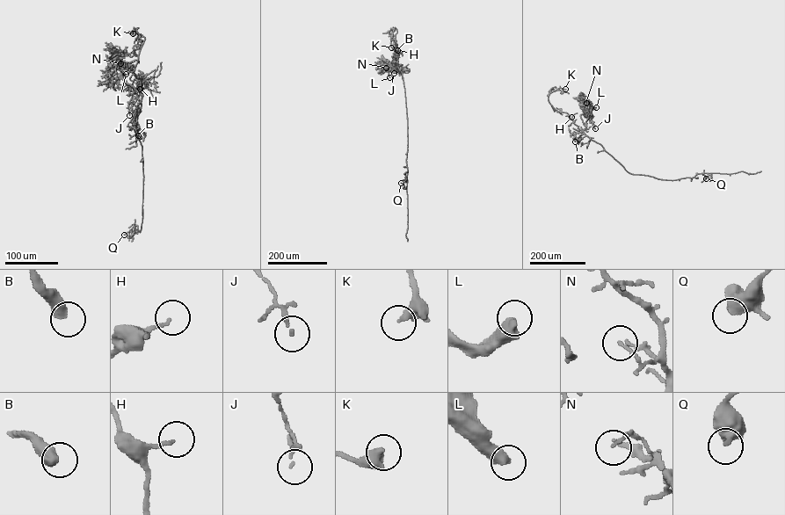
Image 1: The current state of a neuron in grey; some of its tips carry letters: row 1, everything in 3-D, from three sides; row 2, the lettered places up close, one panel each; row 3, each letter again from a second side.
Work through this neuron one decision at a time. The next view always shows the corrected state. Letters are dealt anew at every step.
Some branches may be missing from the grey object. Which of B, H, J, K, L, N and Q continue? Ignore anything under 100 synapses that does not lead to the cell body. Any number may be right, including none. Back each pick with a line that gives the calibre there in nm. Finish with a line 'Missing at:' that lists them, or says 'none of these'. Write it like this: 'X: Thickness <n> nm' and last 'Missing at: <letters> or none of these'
L: Thickness 500 nm
Missing at: L

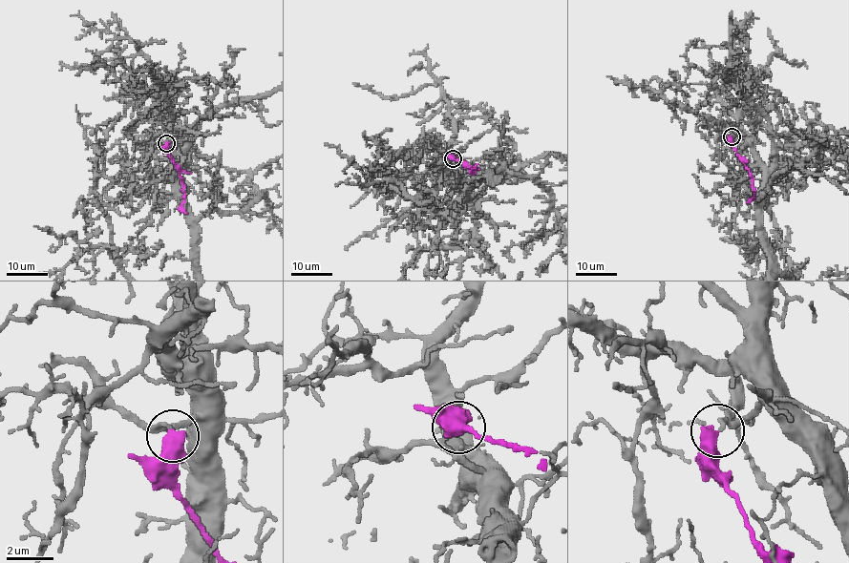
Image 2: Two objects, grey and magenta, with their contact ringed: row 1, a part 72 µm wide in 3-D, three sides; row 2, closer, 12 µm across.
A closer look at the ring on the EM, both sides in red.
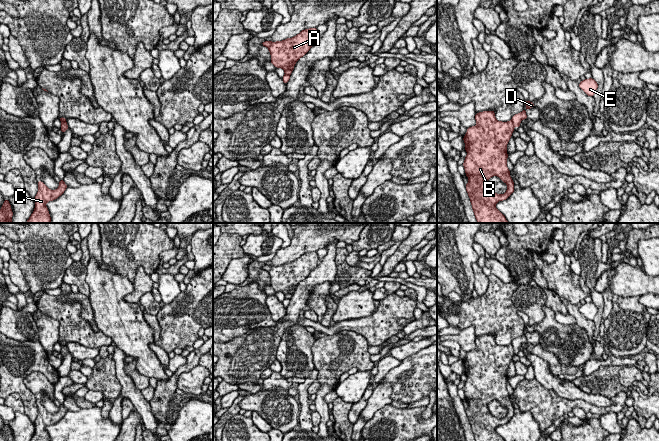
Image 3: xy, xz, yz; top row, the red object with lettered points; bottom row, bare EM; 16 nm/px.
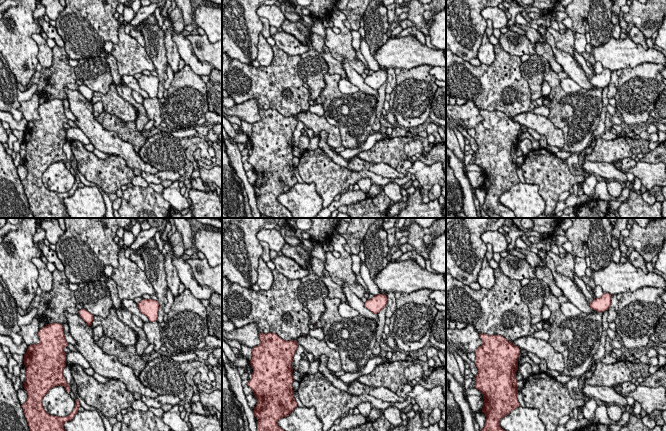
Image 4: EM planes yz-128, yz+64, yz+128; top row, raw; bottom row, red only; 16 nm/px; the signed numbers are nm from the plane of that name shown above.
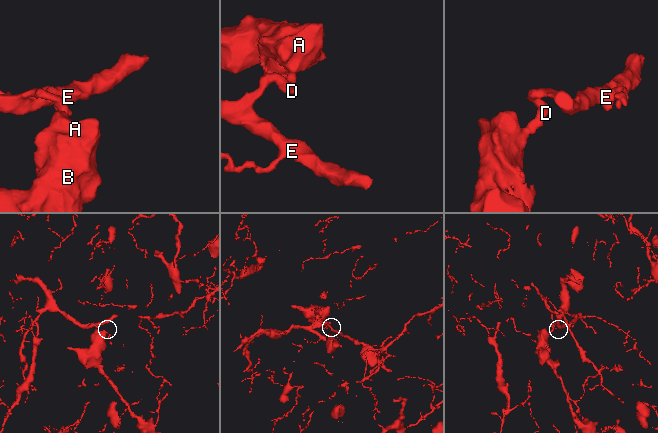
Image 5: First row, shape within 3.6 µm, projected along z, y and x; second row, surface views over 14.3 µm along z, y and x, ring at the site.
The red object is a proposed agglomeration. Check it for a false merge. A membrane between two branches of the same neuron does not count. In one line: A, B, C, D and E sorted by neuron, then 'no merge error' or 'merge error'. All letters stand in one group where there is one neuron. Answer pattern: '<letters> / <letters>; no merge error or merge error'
A B C / D E; merge error

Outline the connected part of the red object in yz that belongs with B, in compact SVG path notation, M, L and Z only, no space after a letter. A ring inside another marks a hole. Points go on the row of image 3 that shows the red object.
M492 110L476 113L475 120L477 125L467 128L466 135L463 137L467 152L463 166L469 179L465 185L466 191L478 223L508 223L495 205L499 201L506 200L515 190L507 167L507 144L514 131L514 125L512 120L498 121ZM493 176L498 176L502 182L507 184L508 188L504 194L497 194L489 188L488 179Z

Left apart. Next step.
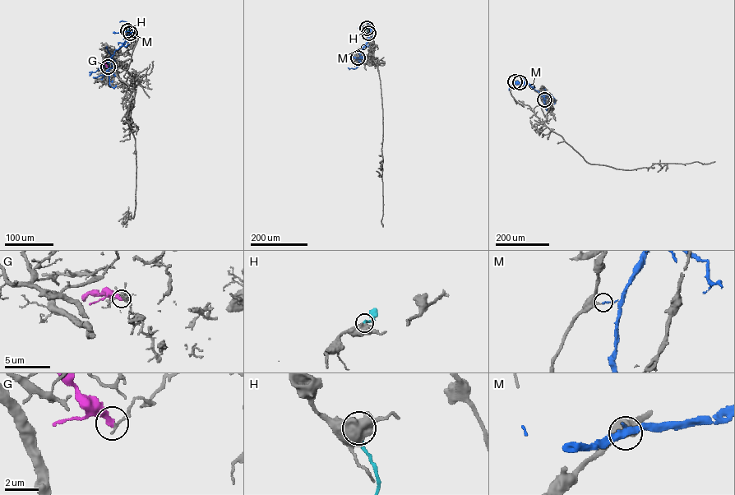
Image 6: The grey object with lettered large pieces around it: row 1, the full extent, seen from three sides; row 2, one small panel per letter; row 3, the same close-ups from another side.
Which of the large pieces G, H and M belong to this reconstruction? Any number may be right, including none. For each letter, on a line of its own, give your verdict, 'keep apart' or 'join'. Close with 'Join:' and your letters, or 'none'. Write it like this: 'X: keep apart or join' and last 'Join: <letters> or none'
G: keep apart
H: keep apart
M: keep apart
Join: none

